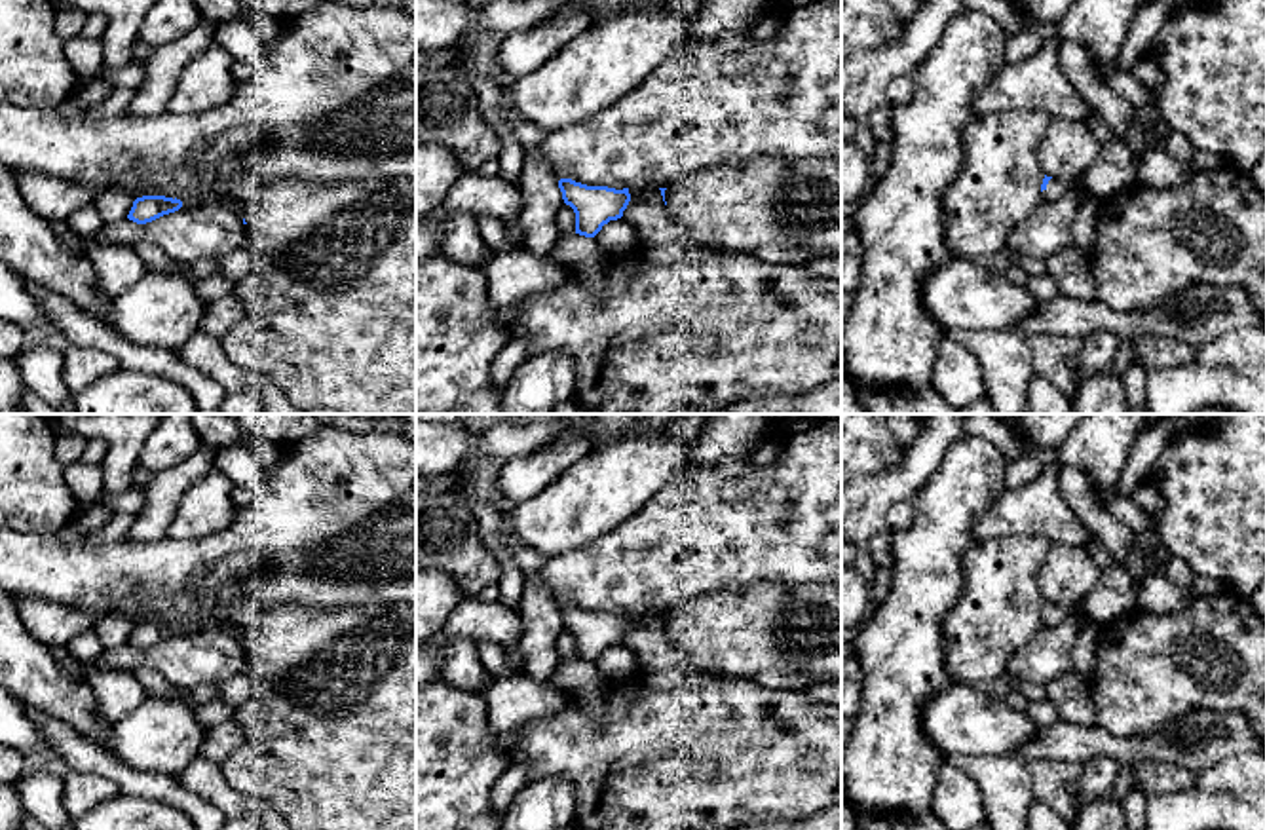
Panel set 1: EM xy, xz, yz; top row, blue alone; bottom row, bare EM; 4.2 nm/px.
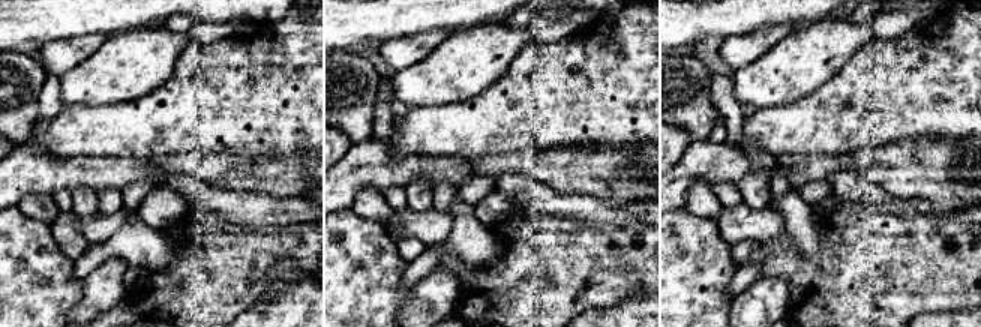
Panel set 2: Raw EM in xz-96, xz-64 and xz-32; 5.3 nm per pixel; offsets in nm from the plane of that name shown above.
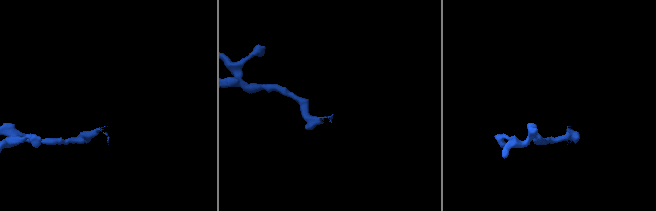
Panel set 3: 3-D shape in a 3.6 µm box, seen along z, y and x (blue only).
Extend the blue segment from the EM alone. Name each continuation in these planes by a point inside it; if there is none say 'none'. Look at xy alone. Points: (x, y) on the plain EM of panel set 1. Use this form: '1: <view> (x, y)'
1: xy (329, 743)

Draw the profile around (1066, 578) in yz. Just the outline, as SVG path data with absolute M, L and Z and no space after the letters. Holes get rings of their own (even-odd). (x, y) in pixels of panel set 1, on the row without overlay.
M1052 545L1039 572L1039 591L1047 602L1071 612L1098 585L1100 572L1085 549Z

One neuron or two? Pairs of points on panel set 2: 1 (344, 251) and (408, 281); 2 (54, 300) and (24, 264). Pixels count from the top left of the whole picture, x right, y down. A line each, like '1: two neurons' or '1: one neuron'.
1: two neurons
2: one neuron

